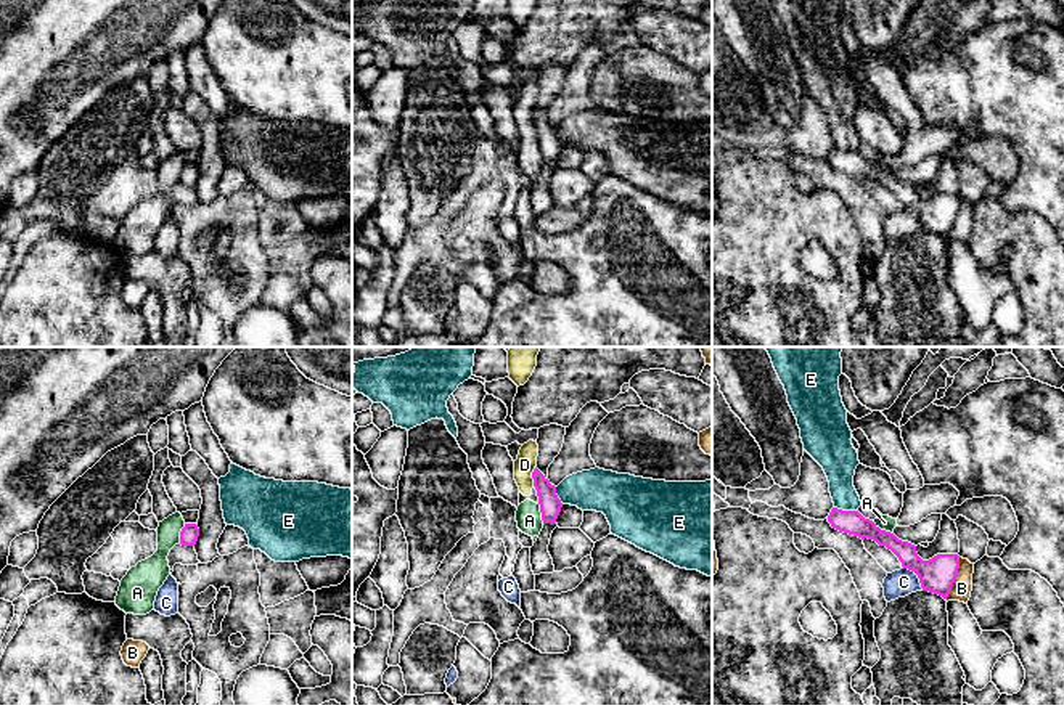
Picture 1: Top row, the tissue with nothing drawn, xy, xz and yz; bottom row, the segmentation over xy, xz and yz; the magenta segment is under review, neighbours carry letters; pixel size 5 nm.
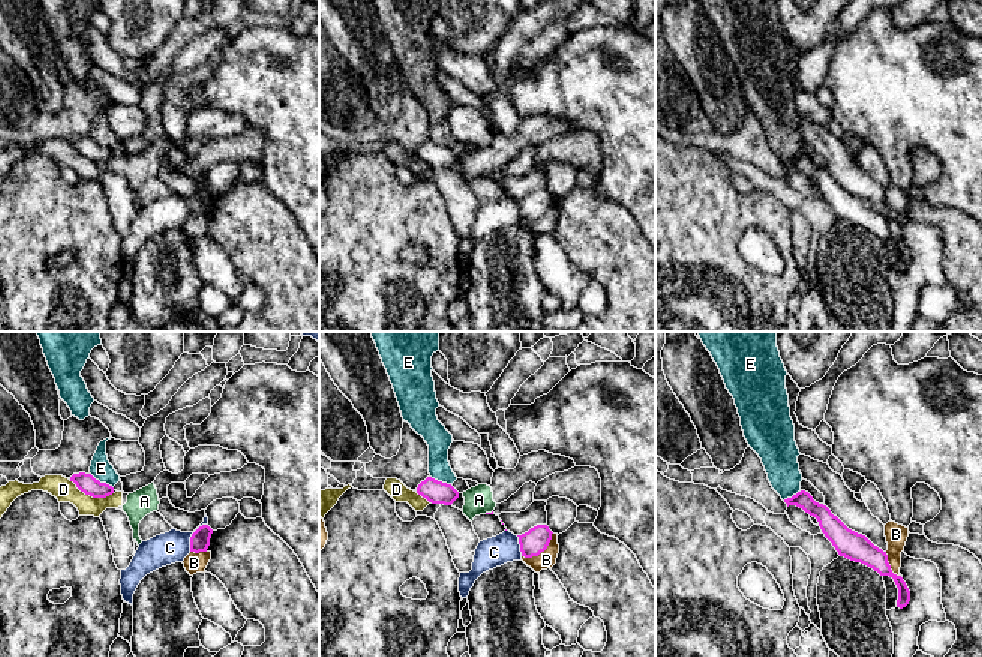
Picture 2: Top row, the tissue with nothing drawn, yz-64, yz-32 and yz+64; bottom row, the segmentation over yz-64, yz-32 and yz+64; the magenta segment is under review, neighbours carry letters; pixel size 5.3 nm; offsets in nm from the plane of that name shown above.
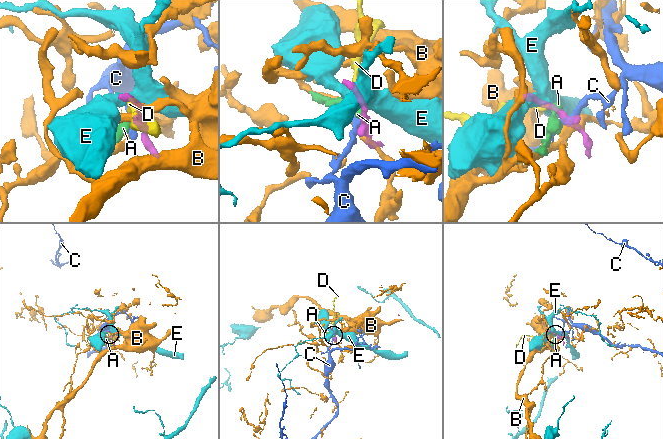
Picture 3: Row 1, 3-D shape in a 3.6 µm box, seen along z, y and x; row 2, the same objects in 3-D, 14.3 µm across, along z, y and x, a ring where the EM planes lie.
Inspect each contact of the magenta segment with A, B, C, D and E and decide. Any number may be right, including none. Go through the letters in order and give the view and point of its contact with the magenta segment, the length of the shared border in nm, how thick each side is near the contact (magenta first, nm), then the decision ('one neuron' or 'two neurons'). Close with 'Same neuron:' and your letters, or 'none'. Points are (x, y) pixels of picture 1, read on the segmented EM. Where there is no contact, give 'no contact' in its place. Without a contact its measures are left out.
A: meets magenta in yz at (883, 530); contact 130 nm long; 120 nm thick on the magenta side, 80 nm on the other; two neurons
B: meets magenta in yz at (955, 578); contact 220 nm long; 180 nm thick on the magenta side, 100 nm on the other; two neurons
C: meets magenta in yz at (916, 574); contact 170 nm long; 180 nm thick on the magenta side, 140 nm on the other; two neurons
D: meets magenta in xz at (532, 477); contact 100 nm long; 110 nm thick on the magenta side, 100 nm on the other; two neurons
E: meets magenta in yz at (846, 511); contact 120 nm long; 120 nm thick on the magenta side, 170 nm on the other; two neurons
Same neuron: none

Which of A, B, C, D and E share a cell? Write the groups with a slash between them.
A D / B / C / E

